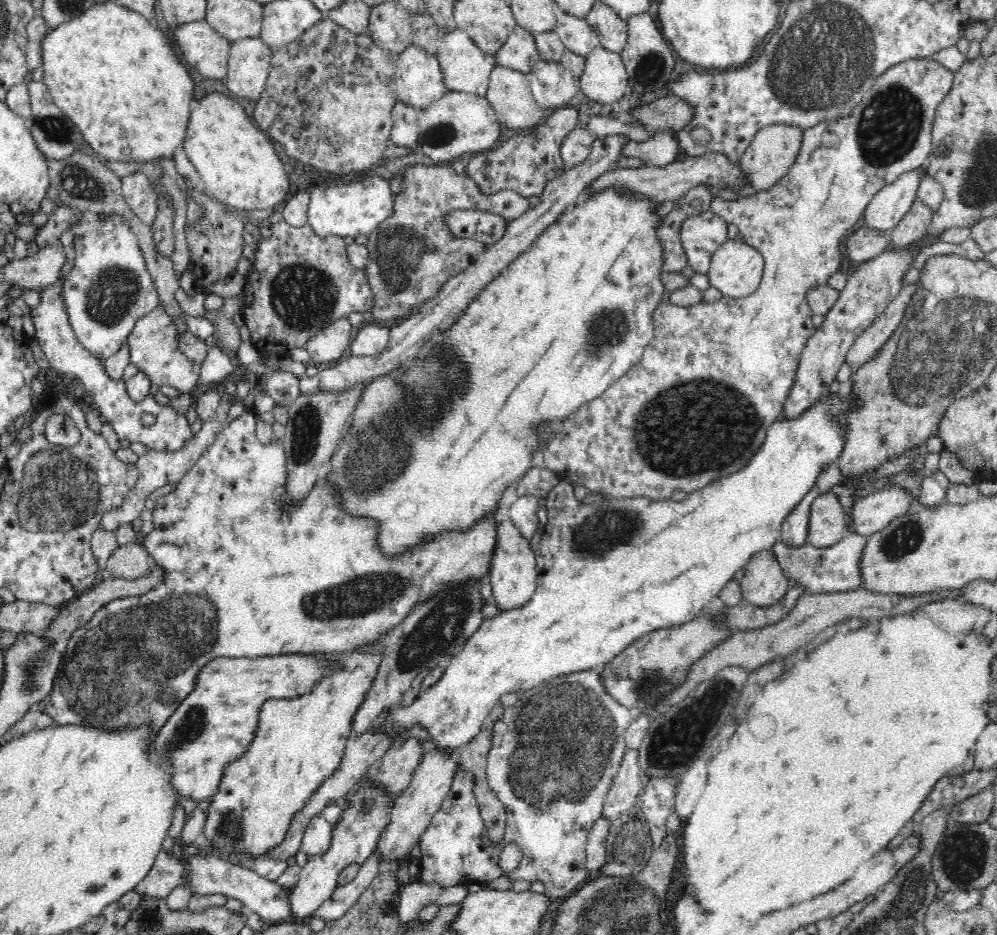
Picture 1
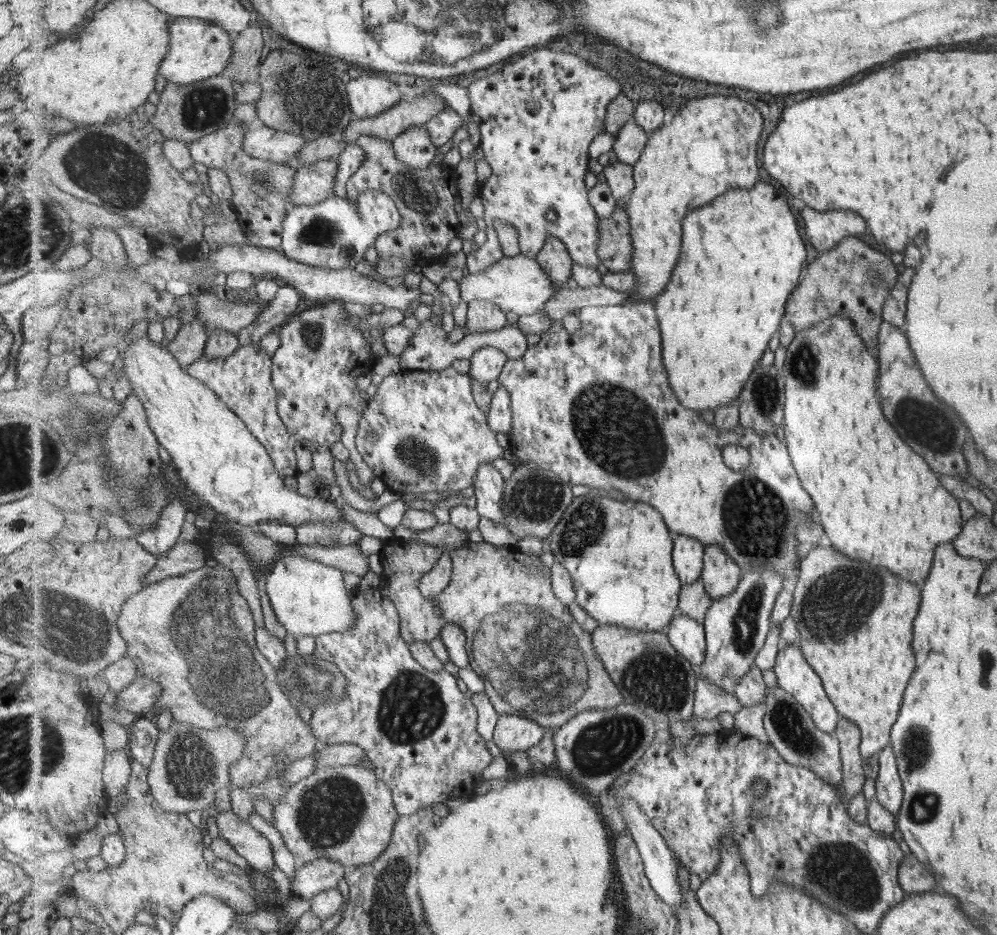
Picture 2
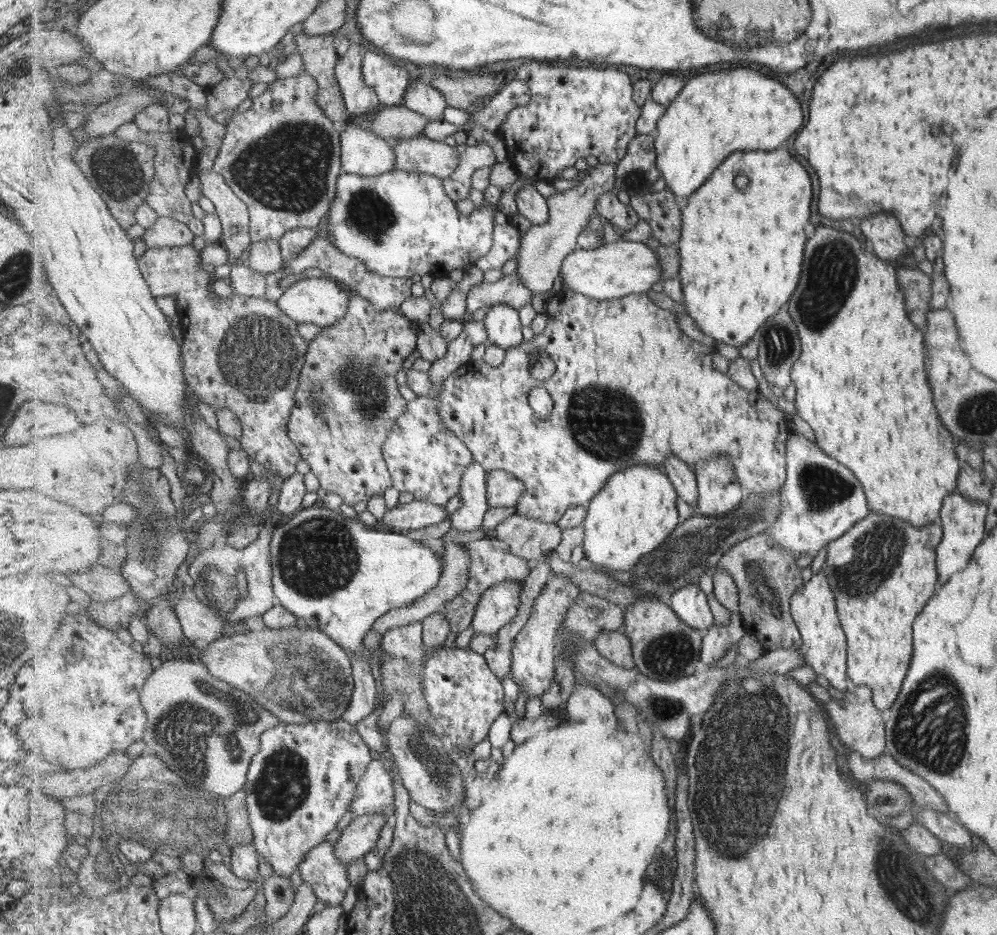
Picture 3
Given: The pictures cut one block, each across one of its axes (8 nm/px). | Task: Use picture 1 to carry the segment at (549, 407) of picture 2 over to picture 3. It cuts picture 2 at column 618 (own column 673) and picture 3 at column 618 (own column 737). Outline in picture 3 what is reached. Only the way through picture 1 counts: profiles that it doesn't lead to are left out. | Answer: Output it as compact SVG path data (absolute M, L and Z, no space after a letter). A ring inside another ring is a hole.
M610 191L599 198L596 213L603 216L608 222L626 232L633 229L640 218L638 212L630 204L623 204L617 195ZM567 290L567 292L563 291L557 300L559 306L549 306L549 316L551 318L549 318L547 329L539 336L533 336L530 341L507 350L504 363L489 370L489 374L487 374L489 382L483 374L485 370L481 370L481 374L475 374L473 392L471 392L471 370L465 376L461 376L457 380L457 384L455 384L455 378L449 376L441 390L437 390L435 382L431 382L429 371L421 372L408 369L406 372L406 384L409 386L409 390L417 395L431 395L431 397L439 399L439 409L441 409L443 423L457 437L462 438L463 442L467 443L475 459L487 469L487 472L493 471L493 469L503 469L525 482L525 493L523 493L523 497L521 497L517 506L519 514L547 523L559 523L563 515L573 506L588 506L593 497L607 484L611 476L618 473L619 470L643 465L657 466L659 470L665 470L665 462L669 456L683 458L694 471L699 462L709 462L709 458L715 458L715 456L725 456L725 458L729 456L731 464L733 464L733 470L739 478L739 484L743 486L747 496L755 494L755 496L765 498L767 494L777 494L782 490L788 477L786 467L787 442L789 442L789 436L793 433L791 420L787 419L785 412L766 399L761 392L754 392L742 387L731 378L731 374L716 370L713 366L713 356L715 356L713 348L686 336L679 328L675 312L656 306L647 296L647 293L627 295L626 297L609 300L595 300L595 298L589 298L587 295L580 295L577 292ZM539 352L545 352L556 365L555 372L548 379L537 380L531 378L531 368L539 362L539 356L537 356ZM537 386L545 387L553 397L554 409L548 418L538 418L528 400L529 392Z

